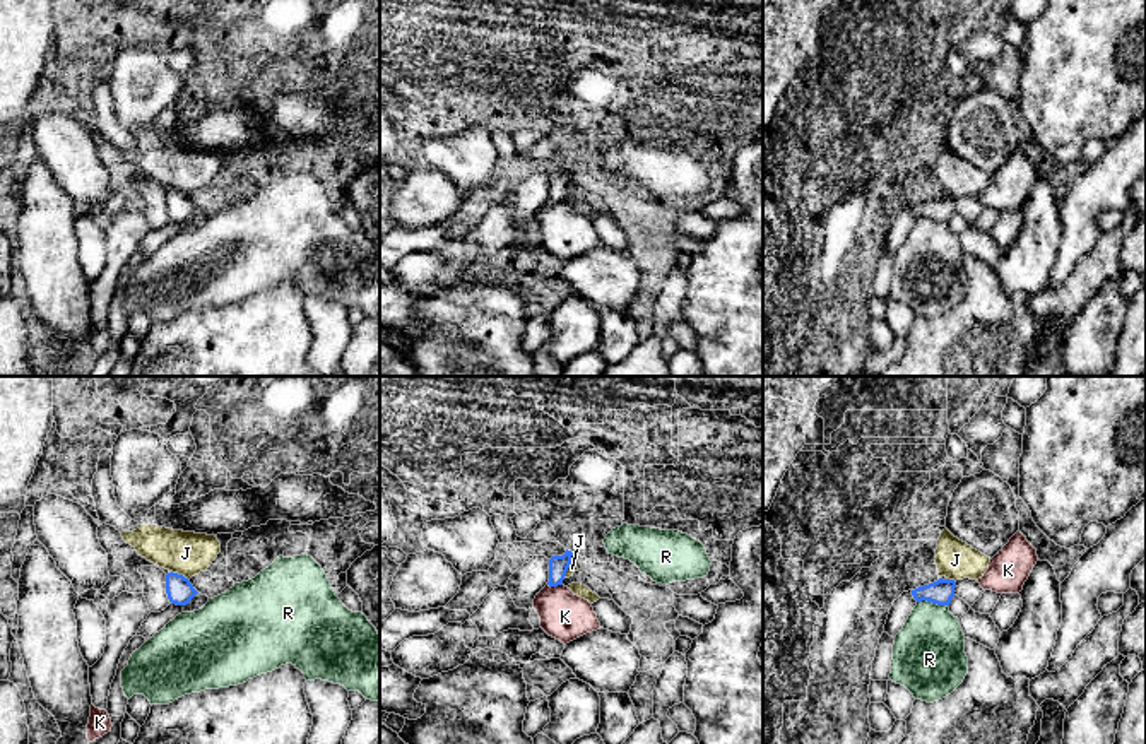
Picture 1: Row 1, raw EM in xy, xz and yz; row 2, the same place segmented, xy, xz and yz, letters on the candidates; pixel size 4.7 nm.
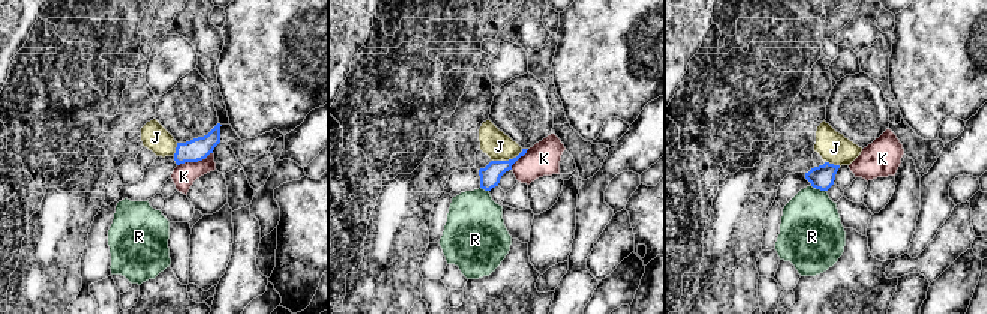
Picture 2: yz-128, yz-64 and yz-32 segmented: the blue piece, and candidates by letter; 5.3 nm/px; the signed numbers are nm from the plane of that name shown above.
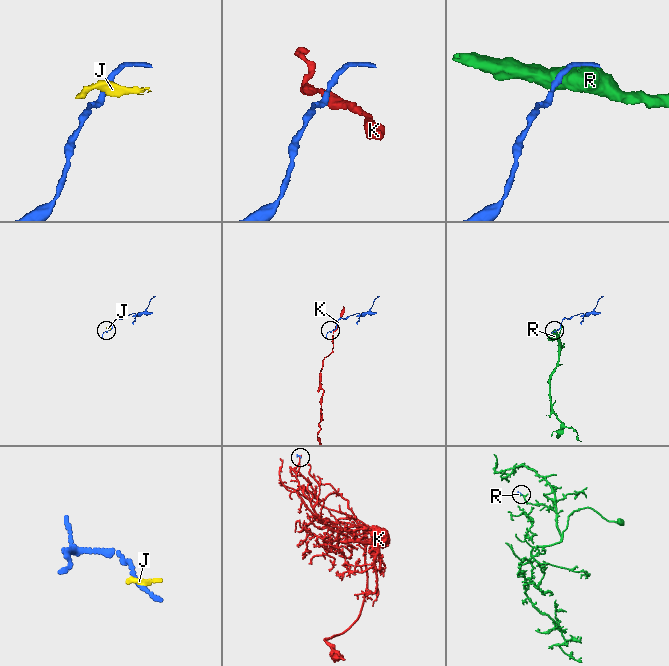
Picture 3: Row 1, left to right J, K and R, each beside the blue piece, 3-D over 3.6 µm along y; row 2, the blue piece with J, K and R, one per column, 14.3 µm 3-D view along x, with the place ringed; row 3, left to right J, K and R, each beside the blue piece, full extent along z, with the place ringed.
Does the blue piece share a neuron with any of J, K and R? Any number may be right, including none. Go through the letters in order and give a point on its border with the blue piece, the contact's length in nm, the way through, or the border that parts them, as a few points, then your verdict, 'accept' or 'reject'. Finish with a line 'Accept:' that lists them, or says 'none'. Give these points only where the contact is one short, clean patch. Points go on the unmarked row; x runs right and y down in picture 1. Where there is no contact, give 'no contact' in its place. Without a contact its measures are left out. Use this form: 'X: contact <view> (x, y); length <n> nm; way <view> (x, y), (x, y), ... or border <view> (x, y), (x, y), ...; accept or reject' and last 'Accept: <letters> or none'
J: contact xy (180, 192); length 100 nm; border xy (171, 187), (189, 197); reject
K: contact xz (555, 202); length 70 nm; border xz (548, 200), (561, 202); reject
R: contact yz (933, 219); length 150 nm; reject
Accept: none

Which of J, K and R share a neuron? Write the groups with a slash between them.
J / K / R

